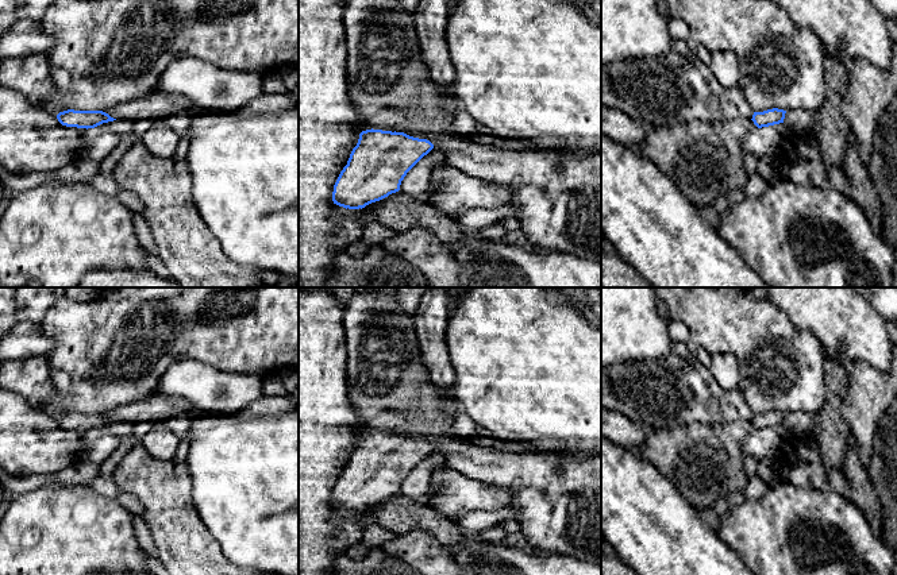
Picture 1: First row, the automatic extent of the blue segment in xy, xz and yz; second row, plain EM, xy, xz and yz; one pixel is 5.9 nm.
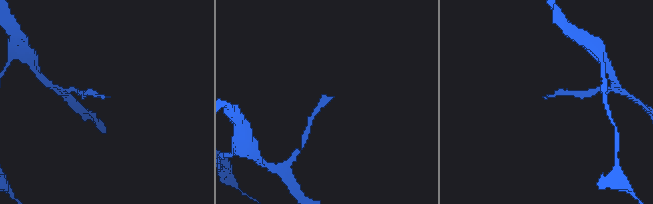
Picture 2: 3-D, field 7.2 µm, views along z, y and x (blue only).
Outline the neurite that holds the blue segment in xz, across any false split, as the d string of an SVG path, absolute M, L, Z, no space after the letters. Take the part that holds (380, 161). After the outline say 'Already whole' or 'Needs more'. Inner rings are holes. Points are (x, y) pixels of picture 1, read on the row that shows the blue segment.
M393 111L370 120L370 128L359 134L358 143L334 185L334 204L346 209L362 209L400 190L407 173L434 148L427 139L399 132L404 123L405 120Z. Needs more

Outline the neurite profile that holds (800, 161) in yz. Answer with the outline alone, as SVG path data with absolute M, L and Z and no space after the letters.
M813 131L796 134L789 143L779 147L779 151L774 154L774 166L781 180L788 180L801 185L815 185L819 188L824 186L828 180L831 169L825 163L819 142Z

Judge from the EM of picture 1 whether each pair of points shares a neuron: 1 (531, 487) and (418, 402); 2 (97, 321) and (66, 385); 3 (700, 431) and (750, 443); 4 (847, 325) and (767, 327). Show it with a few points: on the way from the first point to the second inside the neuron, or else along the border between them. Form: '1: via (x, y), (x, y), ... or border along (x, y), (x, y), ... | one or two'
1: via (500, 469), (472, 460), (449, 446), (437, 433) | one
2: via (97, 338), (97, 350), (79, 369) | one
3: border along (746, 432), (742, 439), (743, 455) | two
4: border along (776, 305), (796, 325), (808, 330), (823, 347) | two

